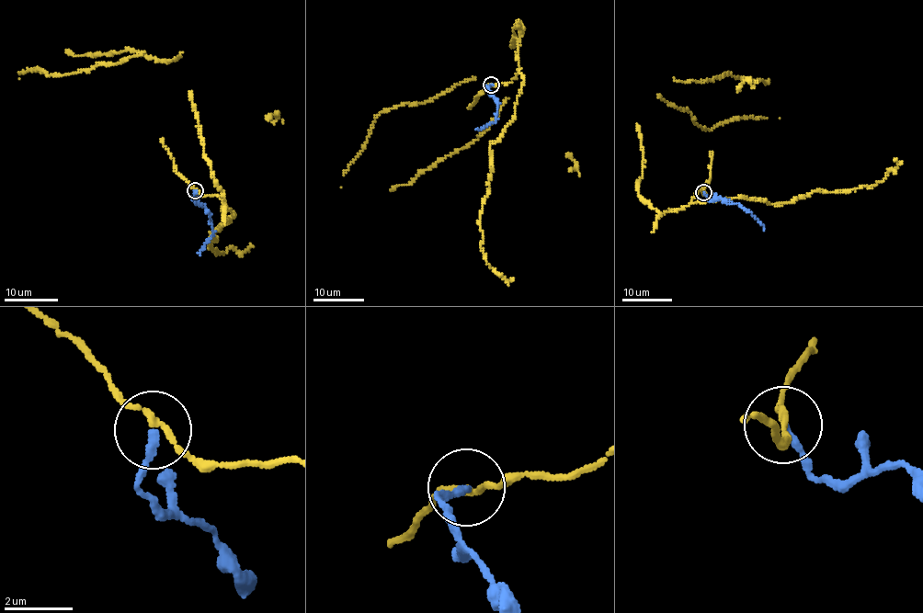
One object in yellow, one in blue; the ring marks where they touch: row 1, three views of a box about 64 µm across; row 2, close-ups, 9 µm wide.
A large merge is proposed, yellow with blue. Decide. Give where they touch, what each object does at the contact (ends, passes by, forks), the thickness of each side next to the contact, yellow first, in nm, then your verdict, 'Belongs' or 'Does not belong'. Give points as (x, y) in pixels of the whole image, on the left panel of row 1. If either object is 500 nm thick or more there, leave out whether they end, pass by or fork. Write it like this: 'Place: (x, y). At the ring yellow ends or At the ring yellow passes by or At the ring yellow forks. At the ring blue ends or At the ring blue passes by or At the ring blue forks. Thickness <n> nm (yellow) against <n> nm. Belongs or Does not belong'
Place: (195, 190). At the ring yellow passes by. At the ring blue ends. Thickness 150 nm (yellow) against 220 nm. Does not belong

